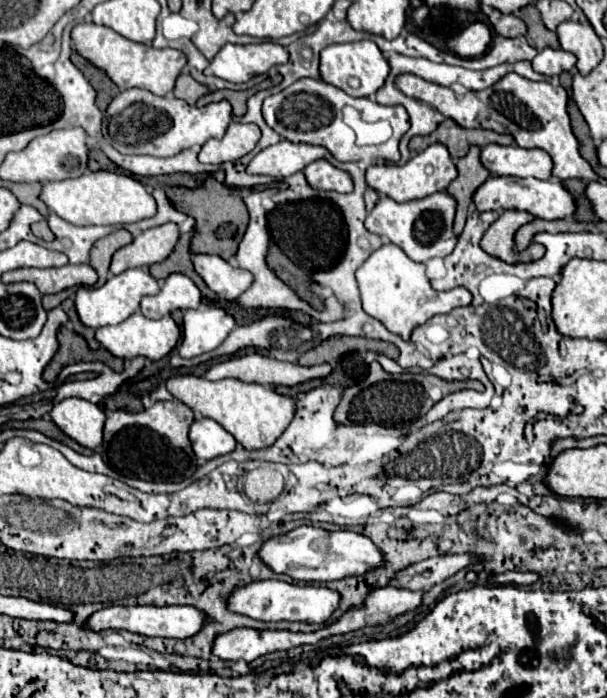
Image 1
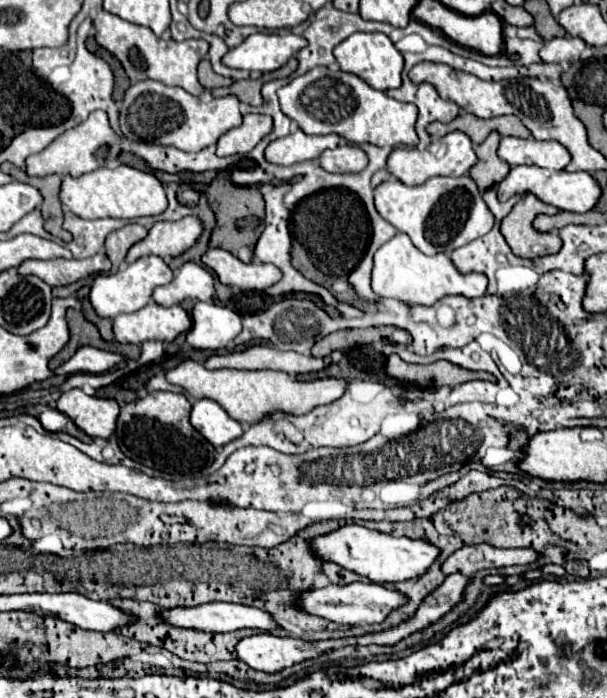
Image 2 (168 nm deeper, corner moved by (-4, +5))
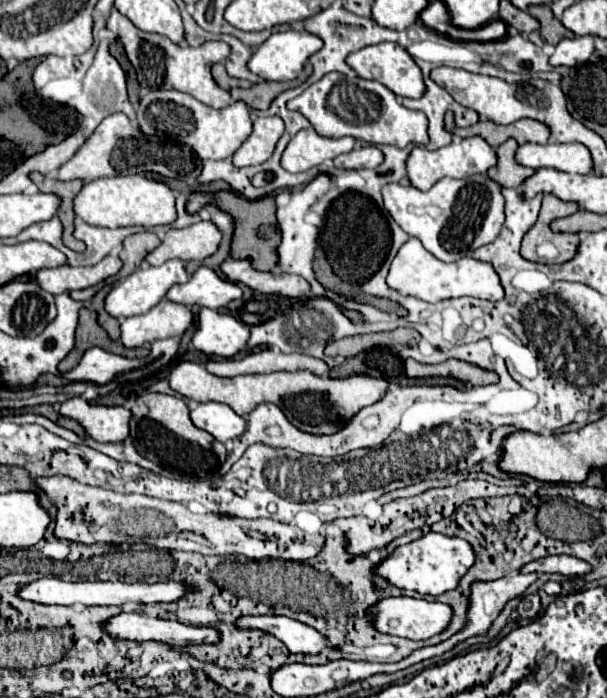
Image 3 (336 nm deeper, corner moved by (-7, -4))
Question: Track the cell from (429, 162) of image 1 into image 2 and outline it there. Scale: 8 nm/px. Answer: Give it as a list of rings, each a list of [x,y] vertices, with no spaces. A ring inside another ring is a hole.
[[[450,132],[444,138],[432,142],[428,148],[418,150],[418,148],[394,148],[390,158],[388,158],[388,170],[404,184],[408,186],[418,186],[424,184],[424,180],[432,176],[462,176],[466,174],[474,164],[478,162],[476,150],[472,140],[464,132]]]

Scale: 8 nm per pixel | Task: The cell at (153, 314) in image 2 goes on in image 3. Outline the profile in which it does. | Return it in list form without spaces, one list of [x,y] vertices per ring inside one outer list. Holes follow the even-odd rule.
[[[161,299],[151,311],[127,317],[121,323],[121,343],[125,347],[141,347],[159,339],[181,337],[193,329],[191,309],[169,299]]]

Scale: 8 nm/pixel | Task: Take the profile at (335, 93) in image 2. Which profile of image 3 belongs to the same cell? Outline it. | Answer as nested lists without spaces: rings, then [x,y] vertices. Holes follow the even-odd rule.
[[[327,73],[323,79],[307,87],[301,95],[287,101],[291,111],[301,113],[313,129],[329,139],[351,135],[371,145],[395,145],[405,149],[409,143],[427,145],[427,117],[423,111],[405,109],[397,97],[381,83],[341,73]]]

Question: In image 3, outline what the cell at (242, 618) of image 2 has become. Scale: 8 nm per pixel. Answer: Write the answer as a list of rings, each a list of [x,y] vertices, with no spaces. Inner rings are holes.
[[[245,615],[239,617],[235,625],[269,631],[273,637],[283,641],[291,653],[319,653],[329,647],[329,643],[323,641],[317,631],[279,615]]]

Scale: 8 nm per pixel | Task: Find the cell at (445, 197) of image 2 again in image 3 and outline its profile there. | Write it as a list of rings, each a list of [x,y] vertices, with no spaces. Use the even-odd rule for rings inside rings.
[[[487,175],[465,179],[445,177],[427,191],[419,191],[411,185],[403,187],[399,183],[389,183],[383,187],[383,203],[405,233],[419,239],[433,257],[445,263],[469,257],[481,245],[495,241],[505,221],[501,187]]]

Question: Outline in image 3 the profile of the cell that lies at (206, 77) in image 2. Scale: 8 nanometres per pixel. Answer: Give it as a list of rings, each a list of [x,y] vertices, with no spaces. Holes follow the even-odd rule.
[[[223,63],[213,65],[213,67],[211,67],[211,73],[213,73],[215,83],[217,83],[221,89],[225,89],[225,91],[229,91],[229,89],[233,89],[233,87],[249,87],[249,85],[251,85],[249,81],[241,81],[241,79],[229,77],[227,71],[225,71],[225,67],[223,67]]]

